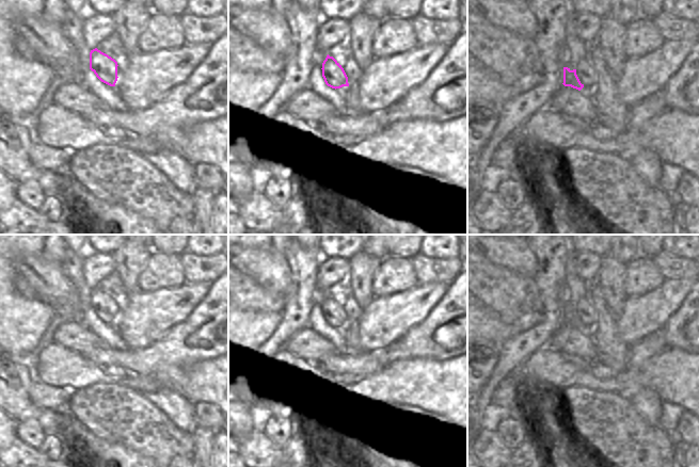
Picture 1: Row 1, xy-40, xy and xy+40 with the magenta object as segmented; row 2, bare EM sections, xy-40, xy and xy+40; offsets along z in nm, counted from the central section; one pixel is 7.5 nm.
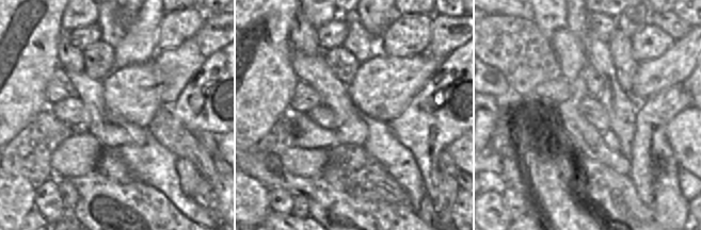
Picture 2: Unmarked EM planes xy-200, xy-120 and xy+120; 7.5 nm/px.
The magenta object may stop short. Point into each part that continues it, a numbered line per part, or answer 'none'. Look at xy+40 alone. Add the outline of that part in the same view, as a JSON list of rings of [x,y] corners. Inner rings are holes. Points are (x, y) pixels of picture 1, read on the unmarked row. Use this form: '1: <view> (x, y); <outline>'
1: xy+40 (586, 312); [[[586,297],[576,304],[576,313],[581,322],[586,326],[587,334],[591,335],[591,331],[595,326],[598,316],[595,313],[595,309]]]

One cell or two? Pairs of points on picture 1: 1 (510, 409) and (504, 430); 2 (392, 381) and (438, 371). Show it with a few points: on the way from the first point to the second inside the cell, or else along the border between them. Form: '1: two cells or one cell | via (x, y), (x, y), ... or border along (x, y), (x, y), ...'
1: two cells | border along (520, 416), (503, 419), (496, 431)
2: one cell | via (403, 380), (426, 379)

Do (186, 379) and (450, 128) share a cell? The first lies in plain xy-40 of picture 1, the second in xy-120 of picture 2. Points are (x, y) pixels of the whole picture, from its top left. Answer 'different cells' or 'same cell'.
different cells

